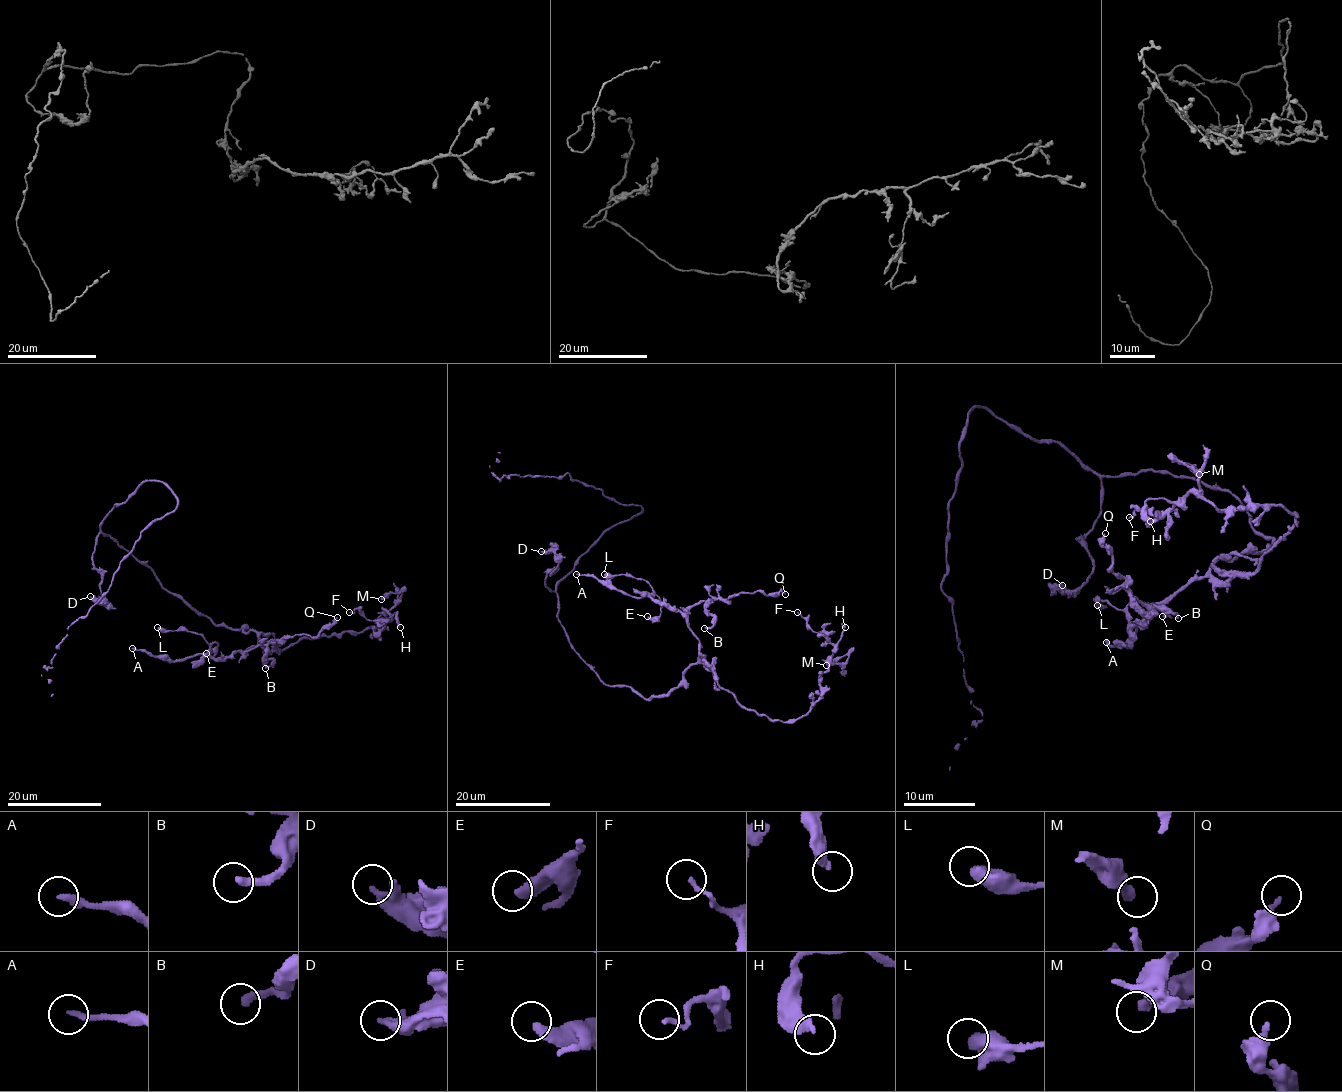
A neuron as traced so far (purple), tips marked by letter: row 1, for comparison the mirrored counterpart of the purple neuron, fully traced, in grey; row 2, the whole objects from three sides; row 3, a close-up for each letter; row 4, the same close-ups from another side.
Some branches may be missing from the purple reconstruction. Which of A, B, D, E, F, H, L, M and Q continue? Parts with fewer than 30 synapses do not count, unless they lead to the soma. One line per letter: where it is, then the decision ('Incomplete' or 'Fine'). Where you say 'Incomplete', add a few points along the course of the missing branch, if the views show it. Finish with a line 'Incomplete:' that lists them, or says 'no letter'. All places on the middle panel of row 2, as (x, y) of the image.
A: Place: (576, 574). Incomplete. Course of what is missing: (576, 574), (565, 572), (541, 580), (528, 580), (515, 589)
B: Place: (704, 628). Fine
D: Place: (541, 551). Fine
E: Place: (647, 616). Fine
F: Place: (797, 612). Fine
H: Place: (845, 627). Fine
L: Place: (604, 574). Fine
M: Place: (826, 665). Fine
Q: Place: (785, 594). Fine
Incomplete: A

